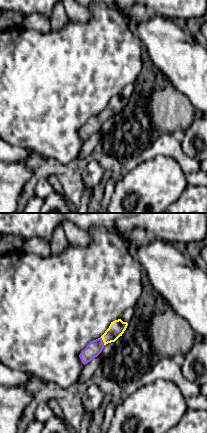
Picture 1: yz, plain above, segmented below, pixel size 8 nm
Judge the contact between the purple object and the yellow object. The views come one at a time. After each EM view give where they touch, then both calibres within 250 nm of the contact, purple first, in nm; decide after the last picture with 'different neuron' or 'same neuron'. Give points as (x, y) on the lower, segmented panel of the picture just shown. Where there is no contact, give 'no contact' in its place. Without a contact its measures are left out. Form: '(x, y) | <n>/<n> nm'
(102, 341) | 120/120 nm

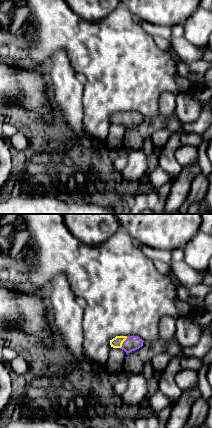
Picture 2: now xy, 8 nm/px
(123, 342) | 120/90 nm

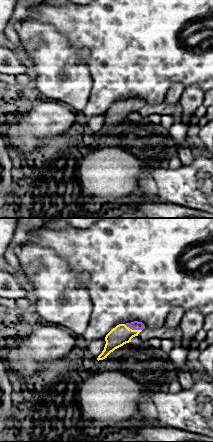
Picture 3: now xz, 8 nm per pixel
(133, 329) | 70/160 nm

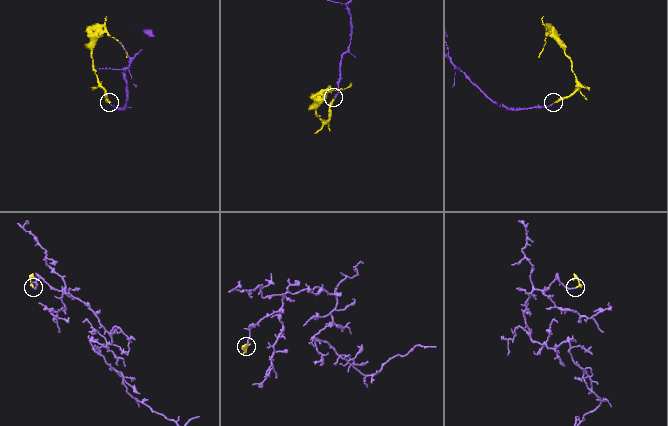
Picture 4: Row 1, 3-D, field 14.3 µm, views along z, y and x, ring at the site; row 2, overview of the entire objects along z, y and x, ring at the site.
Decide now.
same neuron

